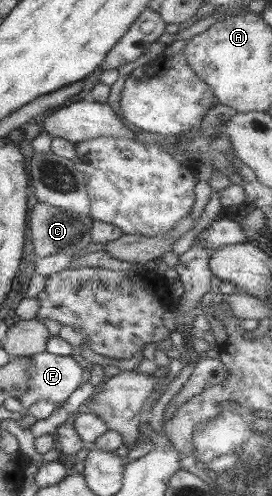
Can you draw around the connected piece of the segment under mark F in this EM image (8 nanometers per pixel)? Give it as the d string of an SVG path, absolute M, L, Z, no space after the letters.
M45 351L32 355L31 360L28 391L19 398L24 407L37 399L47 399L58 406L82 385L85 371L72 355L57 356Z

